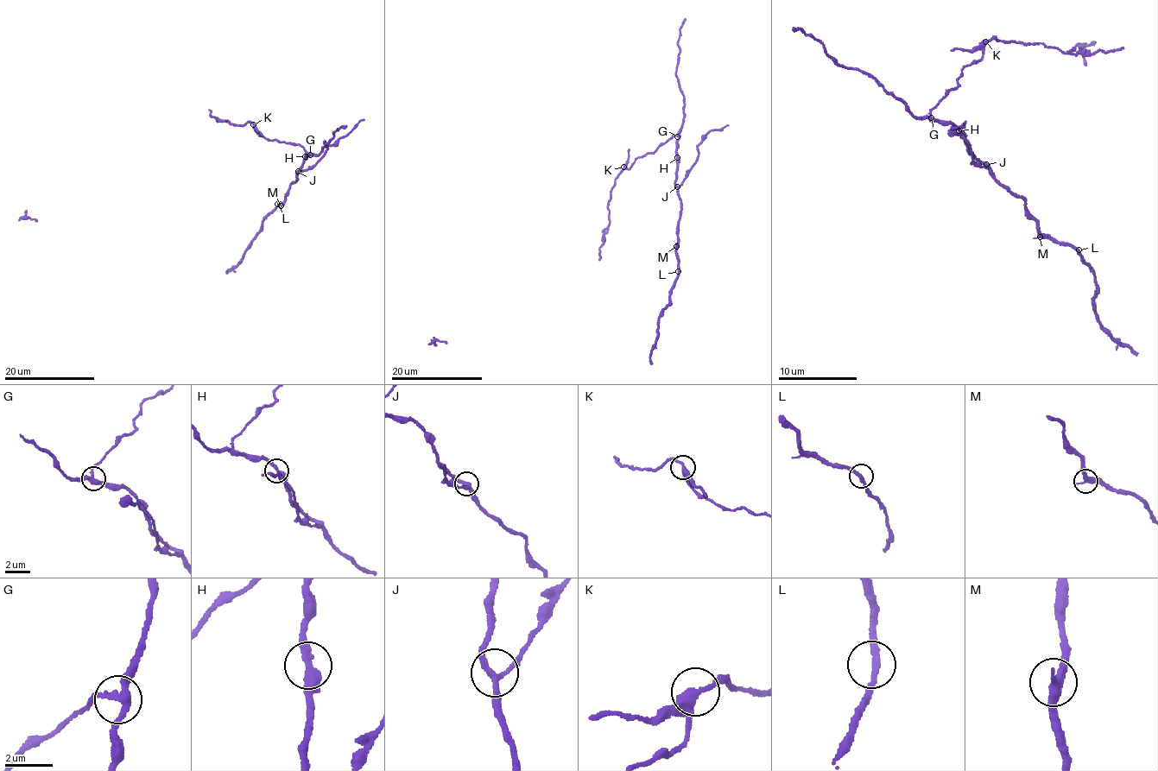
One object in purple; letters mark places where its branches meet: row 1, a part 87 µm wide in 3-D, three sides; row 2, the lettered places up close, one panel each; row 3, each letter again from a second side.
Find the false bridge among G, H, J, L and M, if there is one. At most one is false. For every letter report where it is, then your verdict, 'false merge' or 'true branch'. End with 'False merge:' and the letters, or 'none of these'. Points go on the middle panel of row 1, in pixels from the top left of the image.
G: place (677, 136); false merge
H: place (677, 157); true branch
J: place (677, 186); true branch
L: place (678, 271); true branch
M: place (676, 246); true branch
False merge: G

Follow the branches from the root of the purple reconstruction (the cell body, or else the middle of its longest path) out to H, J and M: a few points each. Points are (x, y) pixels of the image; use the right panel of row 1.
H: (1077, 251), (1040, 233), (1024, 198), (994, 177), (968, 149), (958, 130)
J: (1077, 251), (1040, 233), (1039, 221), (1026, 209), (1024, 198), (1001, 183), (986, 164)
M: (1077, 251), (1040, 236)

